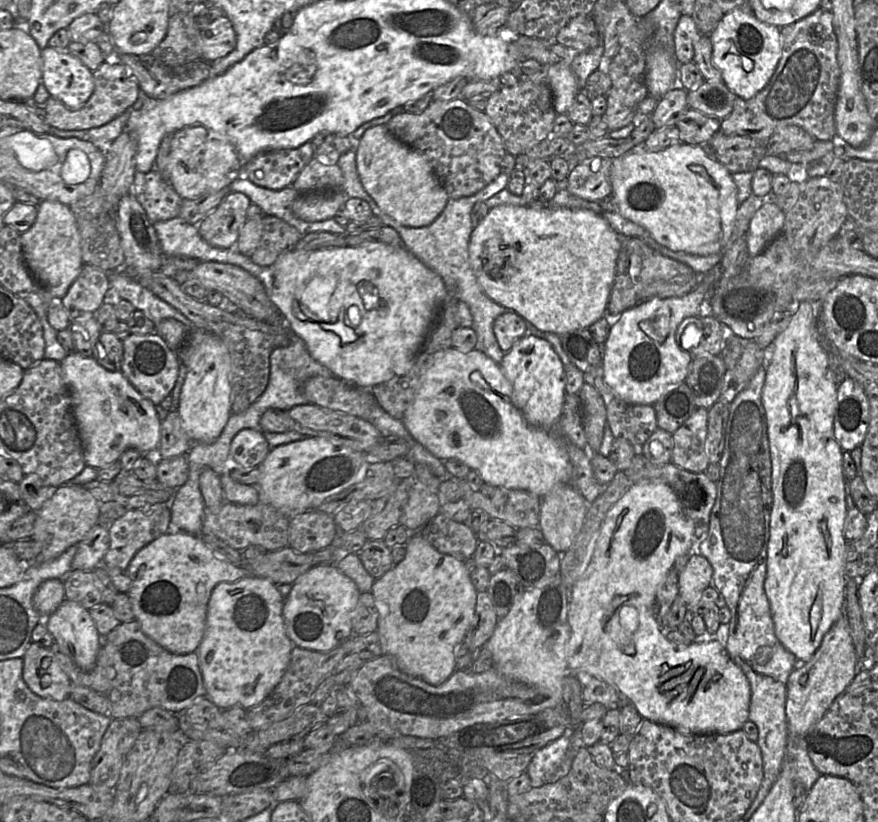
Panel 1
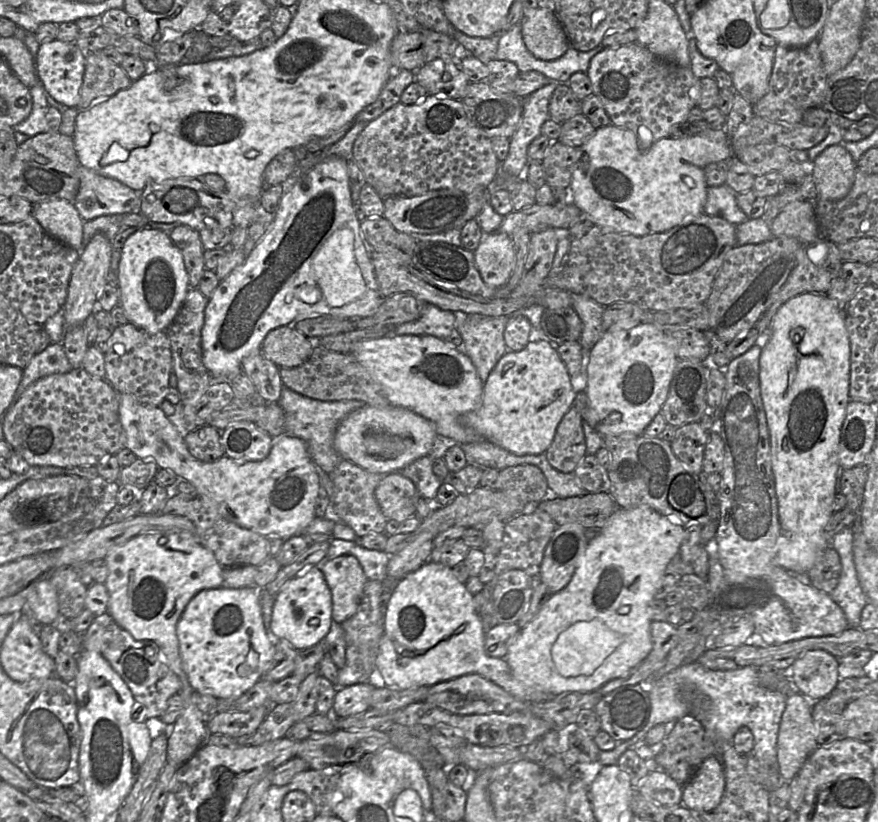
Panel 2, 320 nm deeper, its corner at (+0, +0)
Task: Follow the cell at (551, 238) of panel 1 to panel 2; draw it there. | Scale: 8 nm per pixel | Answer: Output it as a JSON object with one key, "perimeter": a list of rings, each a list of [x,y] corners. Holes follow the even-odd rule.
{"perimeter":[[[499,230],[484,234],[473,253],[475,265],[486,285],[499,289],[508,282],[515,266],[515,251],[509,235]]]}

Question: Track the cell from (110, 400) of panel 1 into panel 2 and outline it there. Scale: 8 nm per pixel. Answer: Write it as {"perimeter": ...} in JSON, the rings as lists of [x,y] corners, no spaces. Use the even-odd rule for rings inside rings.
{"perimeter":[[[120,394],[119,420],[126,435],[125,447],[137,458],[150,459],[159,468],[173,471],[178,480],[190,482],[199,498],[215,504],[224,517],[237,525],[265,537],[287,540],[314,519],[319,477],[301,439],[288,434],[273,438],[269,455],[260,461],[240,463],[223,456],[216,462],[205,463],[190,455],[183,434],[158,406],[142,404],[130,394]]]}

